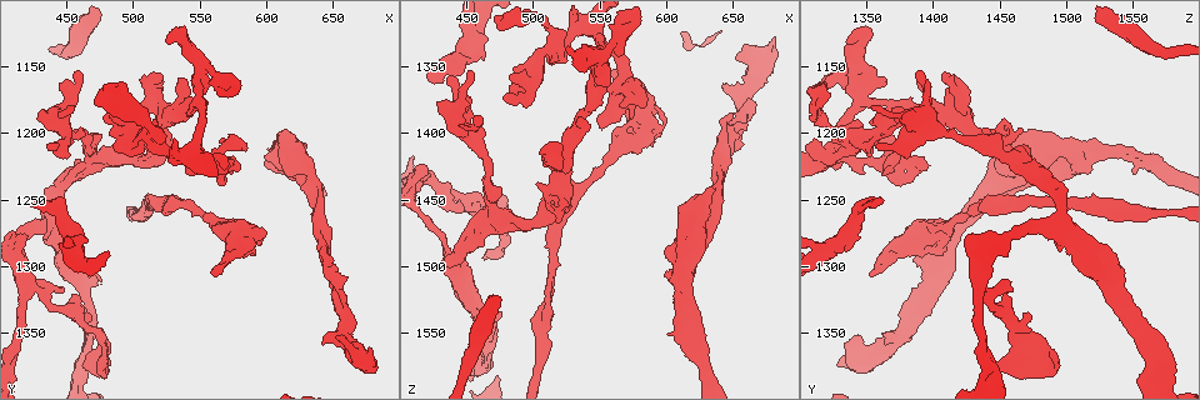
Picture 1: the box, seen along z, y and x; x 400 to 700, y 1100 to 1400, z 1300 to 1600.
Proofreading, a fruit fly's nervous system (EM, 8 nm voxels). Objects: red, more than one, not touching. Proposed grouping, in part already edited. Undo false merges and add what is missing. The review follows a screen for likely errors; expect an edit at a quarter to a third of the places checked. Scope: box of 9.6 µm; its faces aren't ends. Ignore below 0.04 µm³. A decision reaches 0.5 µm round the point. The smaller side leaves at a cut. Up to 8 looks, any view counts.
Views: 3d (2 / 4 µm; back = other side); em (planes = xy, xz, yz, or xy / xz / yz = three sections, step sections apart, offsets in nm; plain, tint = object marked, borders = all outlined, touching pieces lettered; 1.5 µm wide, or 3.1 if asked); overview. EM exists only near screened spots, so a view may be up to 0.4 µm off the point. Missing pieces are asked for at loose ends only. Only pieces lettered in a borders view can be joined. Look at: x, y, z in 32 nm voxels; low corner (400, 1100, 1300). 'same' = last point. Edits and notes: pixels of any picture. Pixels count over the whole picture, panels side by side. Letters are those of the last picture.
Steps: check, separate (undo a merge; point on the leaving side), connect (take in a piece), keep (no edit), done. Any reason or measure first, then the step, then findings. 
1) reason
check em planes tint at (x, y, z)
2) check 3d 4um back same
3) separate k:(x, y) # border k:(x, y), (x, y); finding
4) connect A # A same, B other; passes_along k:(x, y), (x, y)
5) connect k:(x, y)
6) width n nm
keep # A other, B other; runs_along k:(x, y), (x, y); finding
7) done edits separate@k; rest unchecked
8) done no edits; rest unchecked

branch stops here
check 3d 4um at (548, 1226, 1396)

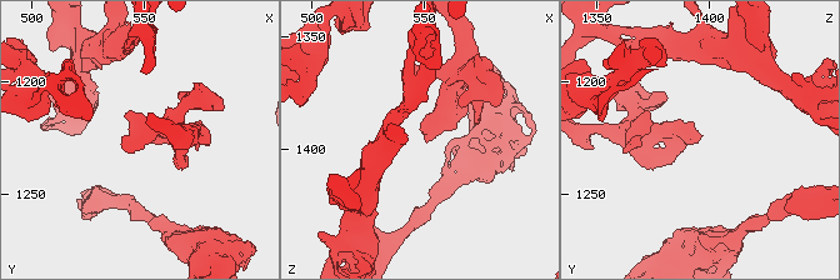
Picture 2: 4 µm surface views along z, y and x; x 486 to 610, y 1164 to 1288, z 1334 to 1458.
check em xz step 4 tint at (550, 1225, 1397)

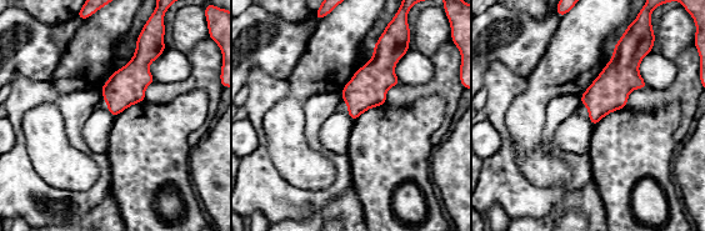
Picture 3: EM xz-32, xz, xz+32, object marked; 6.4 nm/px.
check em xz step 4 borders same

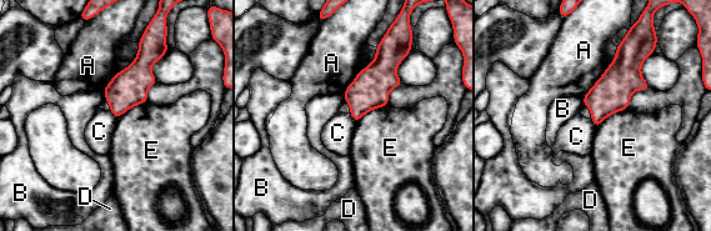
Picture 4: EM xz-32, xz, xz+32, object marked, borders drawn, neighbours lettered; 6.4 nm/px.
longest_contact A 380 nm
keep # A other, B other, C other, D other, E other; border 4:(349, 114), (355, 122); no lettered piece goes on from it

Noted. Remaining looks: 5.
four arms meet
check em planes tint at (546, 1206, 1326)

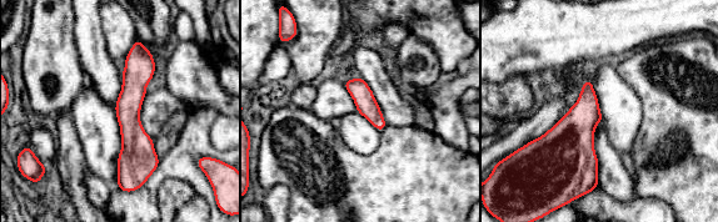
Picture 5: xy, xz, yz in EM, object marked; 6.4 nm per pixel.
see the neighbours
check em planes borders same

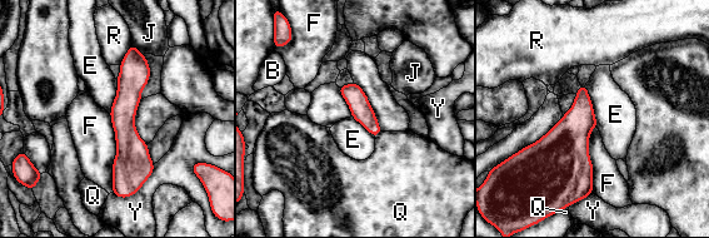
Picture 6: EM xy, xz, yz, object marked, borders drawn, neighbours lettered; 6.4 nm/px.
width 140 nm
keep # B other, E other, F other, J other, Q other, R other, Y other; border 6:(109, 114), (116, 154), (113, 192); all the same neuron

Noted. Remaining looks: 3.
check em yz step 4 borders at (600, 1212, 1550)

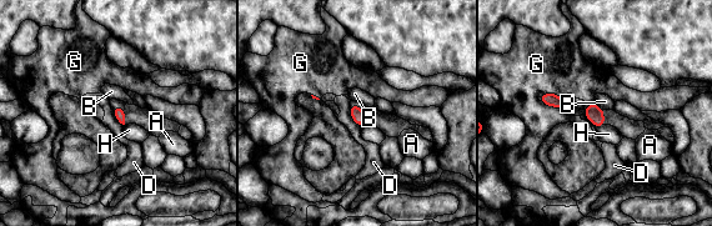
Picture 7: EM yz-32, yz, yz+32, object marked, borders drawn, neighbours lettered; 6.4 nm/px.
check em planes borders same

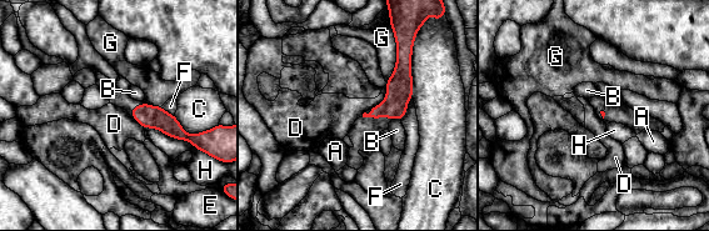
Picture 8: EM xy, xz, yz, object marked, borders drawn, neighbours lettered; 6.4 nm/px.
keep # A other, B other, C other, D other, E other, F other, G other, H other; border 8:(384, 99), (369, 109); none of them fits

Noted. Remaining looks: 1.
done no edits; rest unchecked

